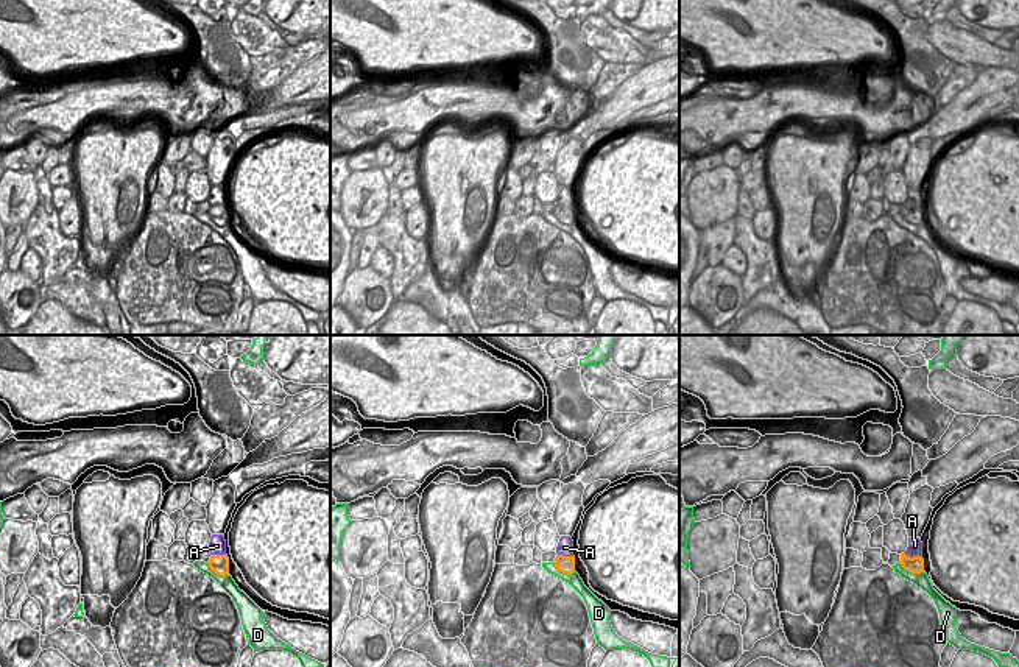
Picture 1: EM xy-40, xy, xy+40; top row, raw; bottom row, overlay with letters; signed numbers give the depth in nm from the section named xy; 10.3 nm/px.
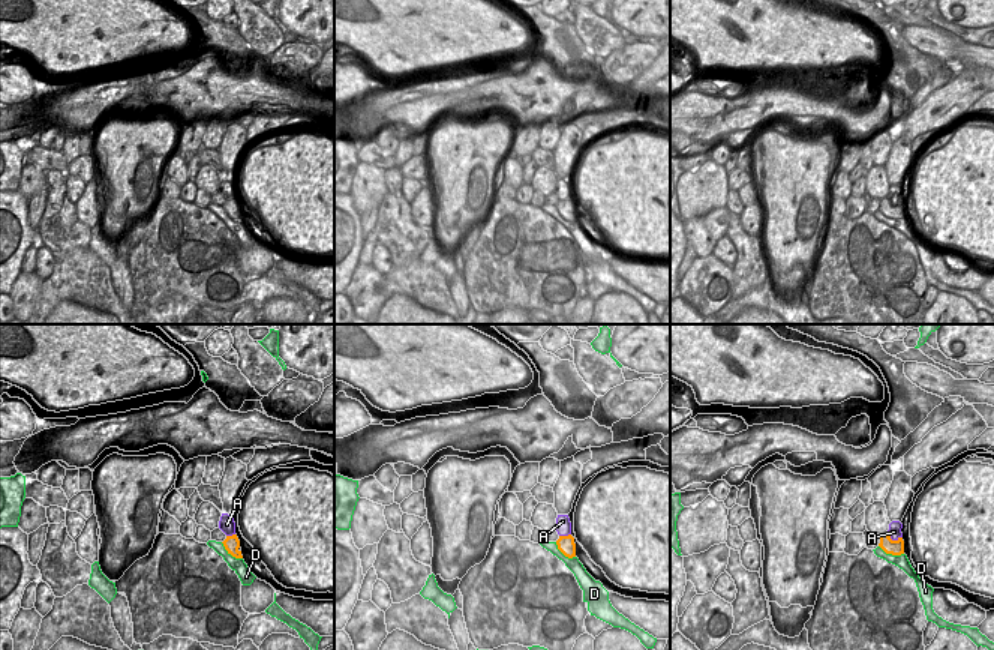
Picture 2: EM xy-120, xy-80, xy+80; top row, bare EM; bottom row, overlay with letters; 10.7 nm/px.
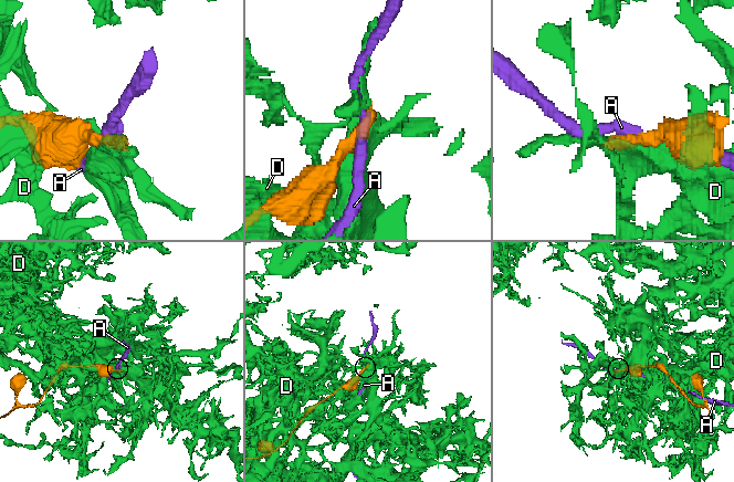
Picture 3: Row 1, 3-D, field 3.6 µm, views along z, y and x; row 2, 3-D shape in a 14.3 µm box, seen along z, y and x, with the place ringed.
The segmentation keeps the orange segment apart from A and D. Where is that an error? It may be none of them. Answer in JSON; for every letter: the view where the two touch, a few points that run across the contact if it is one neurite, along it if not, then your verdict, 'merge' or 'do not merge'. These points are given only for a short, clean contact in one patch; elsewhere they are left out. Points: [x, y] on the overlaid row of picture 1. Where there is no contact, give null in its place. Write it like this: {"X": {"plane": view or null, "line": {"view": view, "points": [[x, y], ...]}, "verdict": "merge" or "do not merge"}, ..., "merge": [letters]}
{"A": {"plane": "xy+40", "verdict": "do not merge"}, "D": {"plane": "xy+40", "verdict": "do not merge"}, "merge": []}

